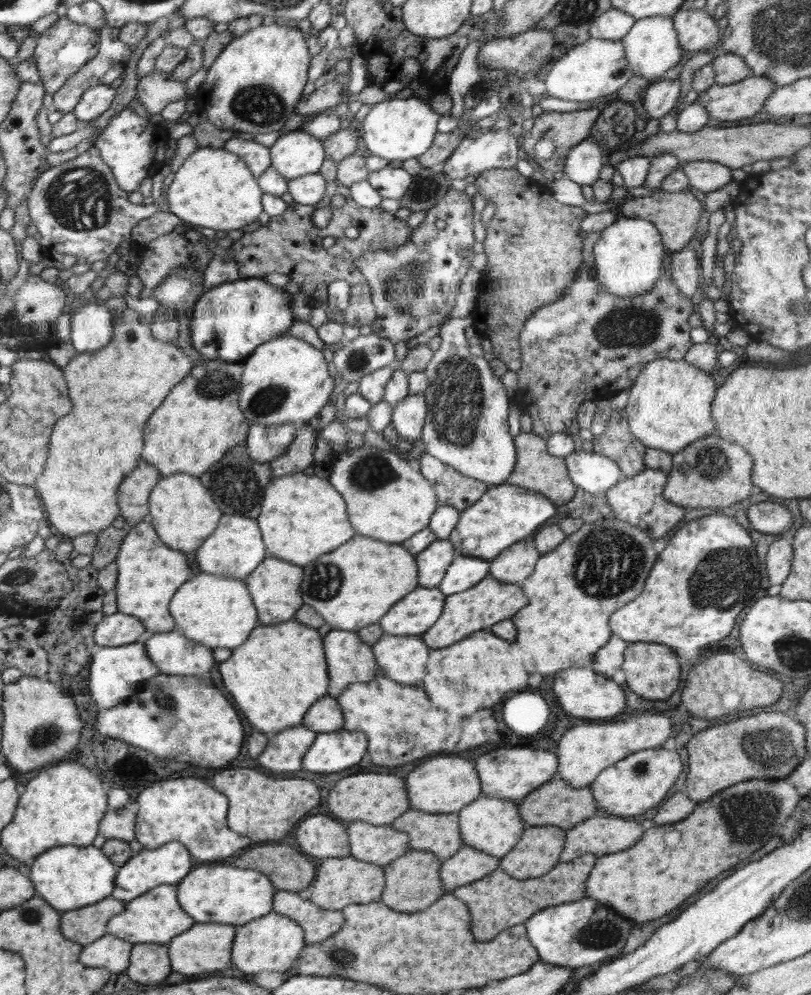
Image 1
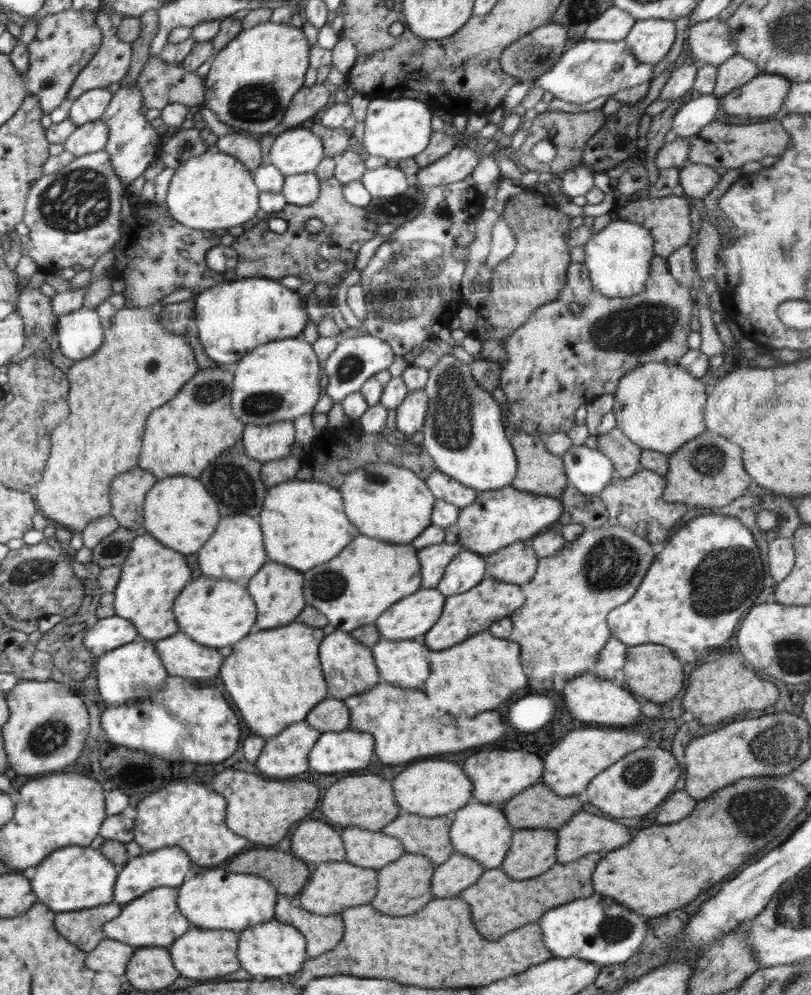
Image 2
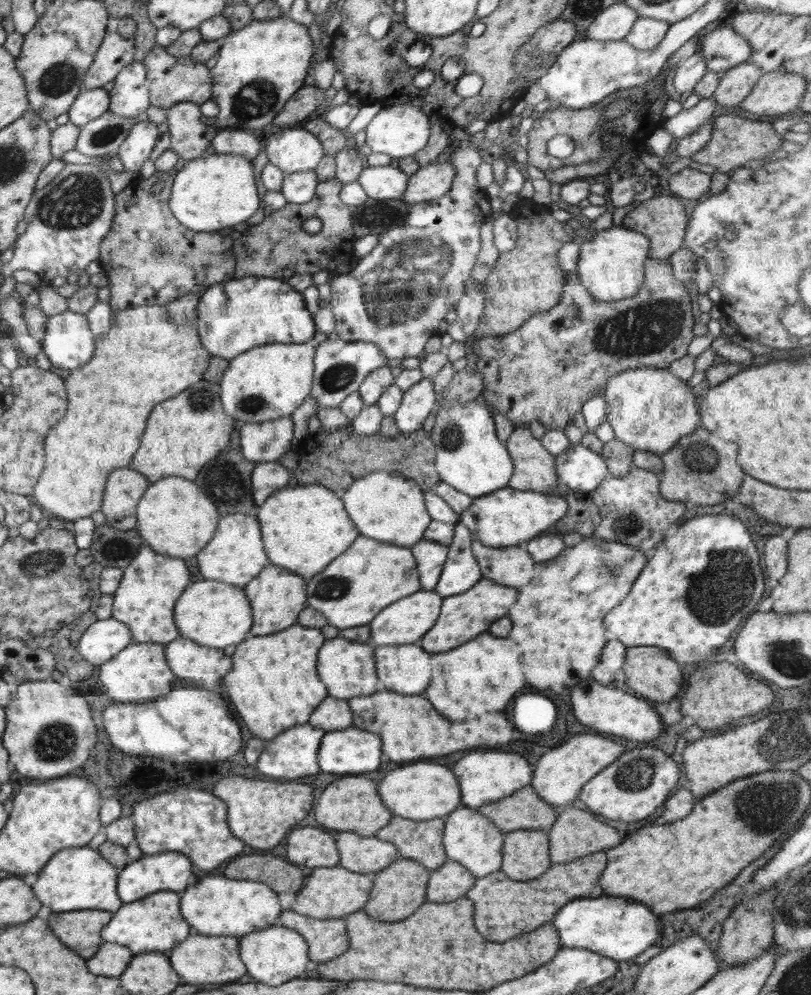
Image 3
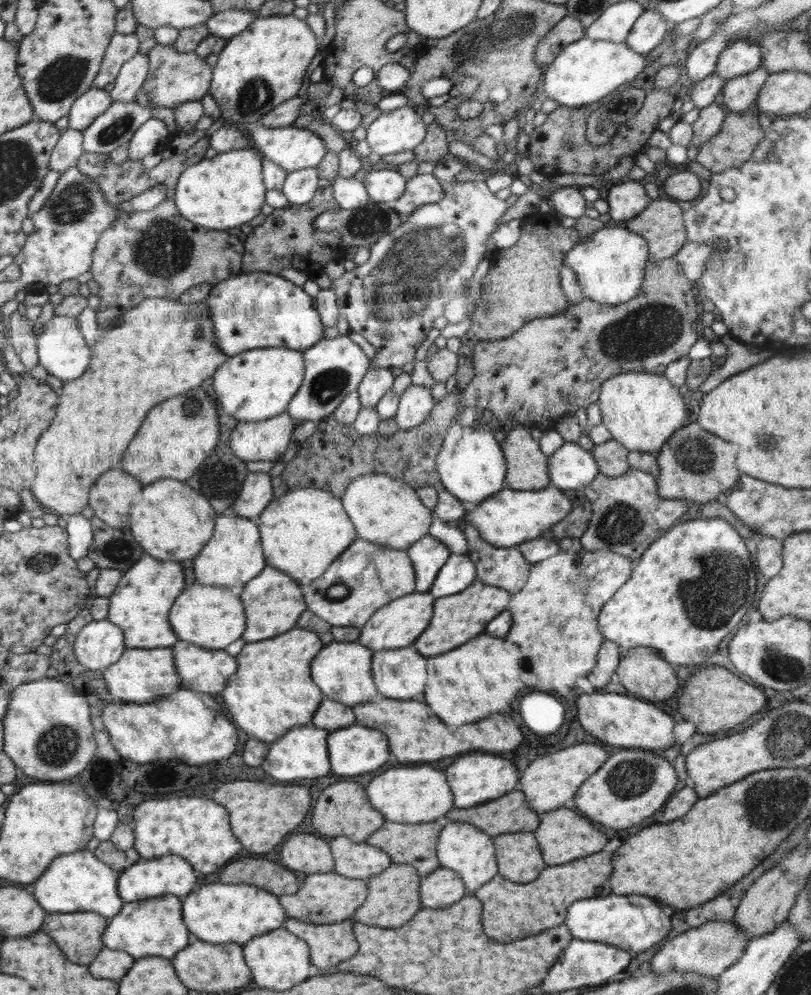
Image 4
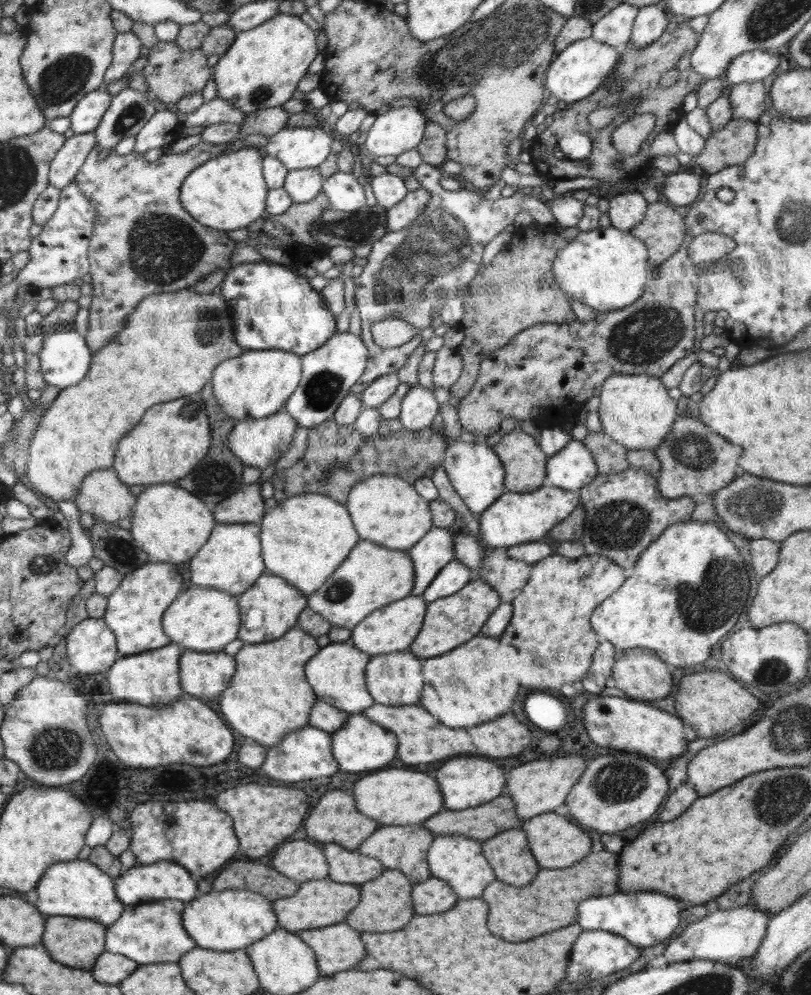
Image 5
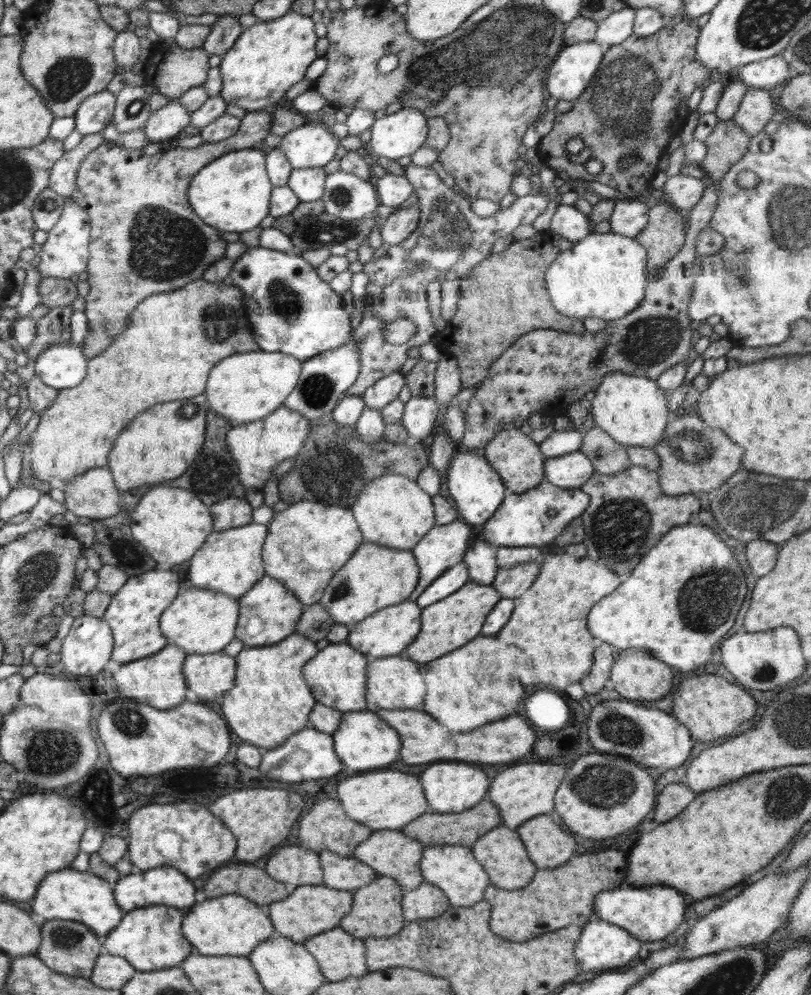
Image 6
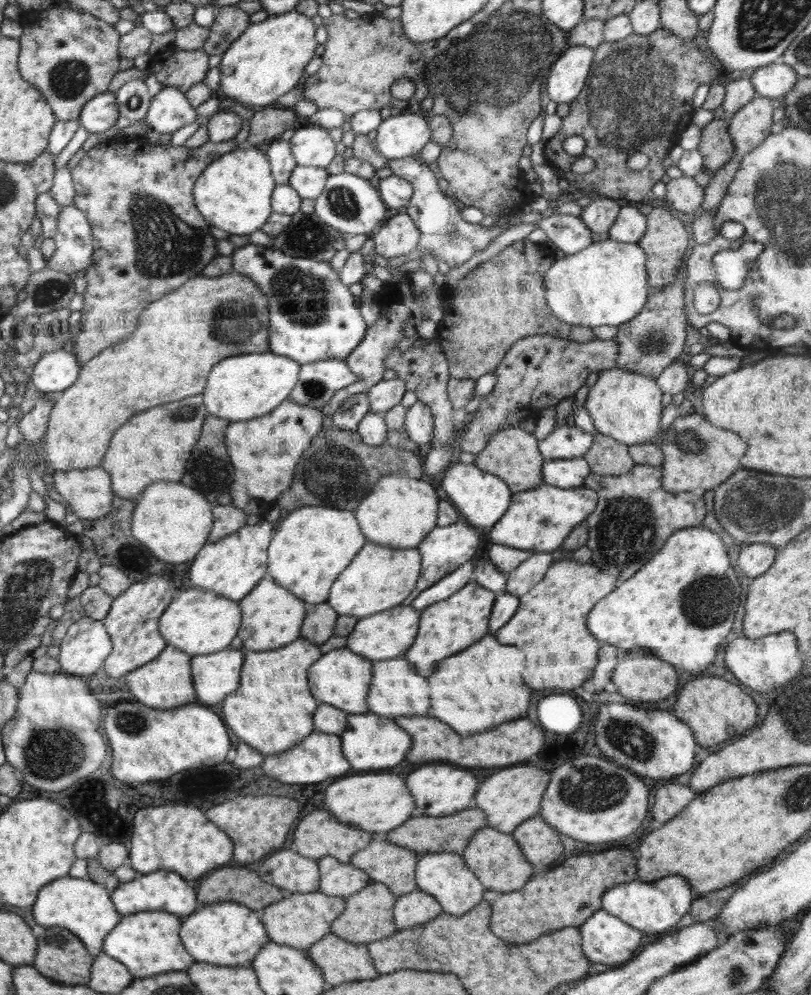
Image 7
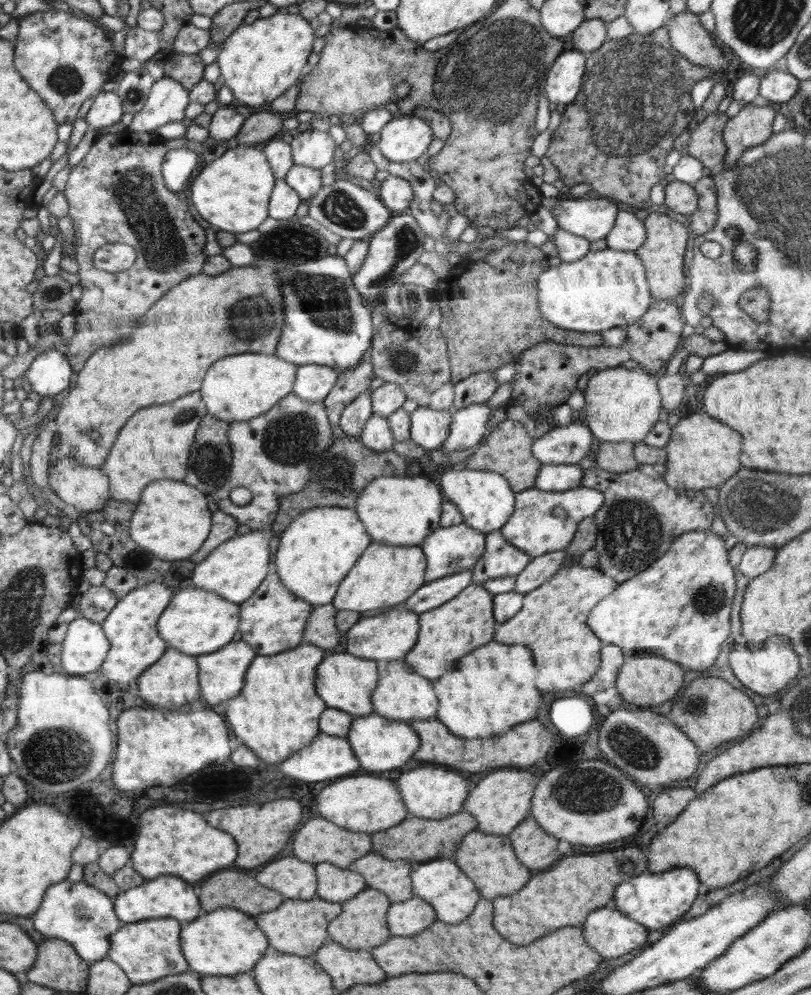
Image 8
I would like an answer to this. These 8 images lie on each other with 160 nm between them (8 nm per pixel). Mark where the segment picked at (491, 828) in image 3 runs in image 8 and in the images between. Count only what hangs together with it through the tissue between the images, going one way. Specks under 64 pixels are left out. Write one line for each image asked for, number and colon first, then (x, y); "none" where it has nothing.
4: (469, 851)
5: (458, 860)
6: (454, 869)
7: (444, 875)
8: (440, 882)

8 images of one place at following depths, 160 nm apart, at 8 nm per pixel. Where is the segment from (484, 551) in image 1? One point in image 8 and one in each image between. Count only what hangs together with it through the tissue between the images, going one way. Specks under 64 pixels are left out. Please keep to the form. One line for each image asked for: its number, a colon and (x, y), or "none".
2: (497, 518)
3: (506, 517)
4: (510, 517)
5: (515, 518)
6: (536, 517)
7: (540, 519)
8: (542, 522)

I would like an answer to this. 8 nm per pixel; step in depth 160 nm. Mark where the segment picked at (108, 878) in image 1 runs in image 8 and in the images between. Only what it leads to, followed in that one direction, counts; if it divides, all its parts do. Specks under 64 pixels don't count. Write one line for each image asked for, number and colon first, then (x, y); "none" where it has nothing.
2: (72, 878)
3: (79, 878)
4: (80, 882)
5: (77, 888)
6: (68, 894)
7: (83, 906)
8: (77, 912)

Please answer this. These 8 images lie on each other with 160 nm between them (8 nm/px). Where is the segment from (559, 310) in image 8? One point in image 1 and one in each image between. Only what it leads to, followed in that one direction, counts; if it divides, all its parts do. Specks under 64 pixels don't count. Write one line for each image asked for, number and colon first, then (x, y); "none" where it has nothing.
1: (628, 257)
2: (618, 257)
3: (611, 264)
4: (610, 263)
5: (606, 268)
6: (604, 275)
7: (606, 283)

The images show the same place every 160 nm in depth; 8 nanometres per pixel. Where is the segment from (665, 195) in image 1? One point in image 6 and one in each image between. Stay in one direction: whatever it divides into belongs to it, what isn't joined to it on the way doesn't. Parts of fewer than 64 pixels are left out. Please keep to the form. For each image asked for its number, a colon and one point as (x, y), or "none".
2: (668, 218)
3: (662, 219)
4: (661, 223)
5: (662, 230)
6: (664, 235)

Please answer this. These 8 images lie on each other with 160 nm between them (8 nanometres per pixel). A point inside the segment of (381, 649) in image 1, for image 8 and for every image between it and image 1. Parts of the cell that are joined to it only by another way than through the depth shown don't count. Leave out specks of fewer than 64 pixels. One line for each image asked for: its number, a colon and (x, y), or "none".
2: (405, 664)
3: (405, 668)
4: (400, 674)
5: (395, 679)
6: (393, 682)
7: (395, 690)
8: (400, 694)

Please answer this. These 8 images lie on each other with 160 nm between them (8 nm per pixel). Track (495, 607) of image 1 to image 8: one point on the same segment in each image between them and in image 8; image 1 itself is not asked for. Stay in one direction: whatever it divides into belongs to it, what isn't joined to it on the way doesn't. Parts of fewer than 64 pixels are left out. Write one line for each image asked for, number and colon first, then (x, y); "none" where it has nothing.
2: (464, 615)
3: (463, 617)
4: (458, 618)
5: (451, 621)
6: (448, 624)
7: (451, 625)
8: (446, 634)

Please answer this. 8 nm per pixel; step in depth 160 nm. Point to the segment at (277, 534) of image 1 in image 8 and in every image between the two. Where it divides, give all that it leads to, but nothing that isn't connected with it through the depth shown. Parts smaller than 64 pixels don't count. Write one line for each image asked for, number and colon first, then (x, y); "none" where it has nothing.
2: (303, 521)
3: (304, 528)
4: (301, 533)
5: (304, 538)
6: (307, 543)
7: (313, 544)
8: (317, 550)

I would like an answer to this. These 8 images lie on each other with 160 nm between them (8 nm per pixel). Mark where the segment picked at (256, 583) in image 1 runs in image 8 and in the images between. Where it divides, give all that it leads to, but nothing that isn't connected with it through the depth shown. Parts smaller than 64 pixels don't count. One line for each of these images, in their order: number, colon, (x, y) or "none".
2: (277, 591)
3: (277, 596)
4: (274, 599)
5: (272, 606)
6: (268, 613)
7: (271, 617)
8: (276, 624)

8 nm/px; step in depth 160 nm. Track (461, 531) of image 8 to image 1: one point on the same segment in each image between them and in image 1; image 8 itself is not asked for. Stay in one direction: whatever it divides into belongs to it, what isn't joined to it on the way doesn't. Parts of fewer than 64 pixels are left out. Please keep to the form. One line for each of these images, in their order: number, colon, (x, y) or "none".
1: (432, 563)
2: (434, 559)
3: (430, 556)
4: (428, 555)
5: (435, 549)
6: (442, 547)
7: (446, 548)

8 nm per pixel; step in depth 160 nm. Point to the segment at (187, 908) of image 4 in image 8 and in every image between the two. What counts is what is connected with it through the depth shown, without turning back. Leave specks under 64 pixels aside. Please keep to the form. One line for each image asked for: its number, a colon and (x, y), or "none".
5: (227, 920)
6: (232, 924)
7: (227, 934)
8: (228, 941)

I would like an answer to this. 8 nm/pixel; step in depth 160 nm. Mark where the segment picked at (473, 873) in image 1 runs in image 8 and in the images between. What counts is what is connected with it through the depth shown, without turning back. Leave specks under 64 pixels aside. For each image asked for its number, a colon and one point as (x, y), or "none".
2: (450, 878)
3: (452, 880)
4: (443, 887)
5: (433, 896)
6: (426, 901)
7: (418, 907)
8: (414, 915)

